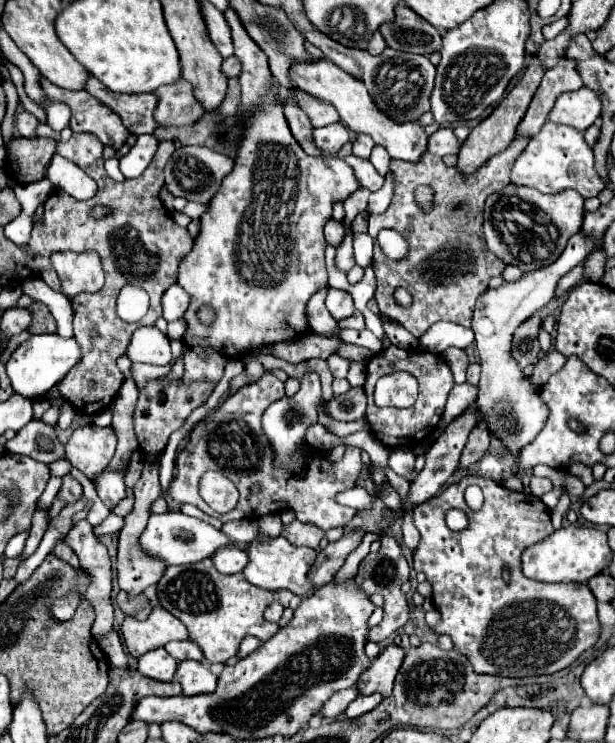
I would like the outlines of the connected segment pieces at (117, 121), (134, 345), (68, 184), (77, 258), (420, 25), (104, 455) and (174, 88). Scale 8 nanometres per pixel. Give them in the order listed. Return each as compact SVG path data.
M41 81L45 93L55 101L65 101L71 107L71 129L75 133L93 133L103 145L111 145L113 149L121 149L129 137L129 129L123 125L121 117L97 101L87 91L73 93L53 85L51 81Z
M137 327L127 345L127 357L133 363L167 365L171 363L169 339L157 327Z
M55 155L47 169L47 179L55 189L65 191L77 201L91 199L97 193L97 183L85 175L83 169L79 169L75 163L63 159L61 155Z
M57 252L51 260L67 297L83 291L95 293L103 287L103 268L97 253Z
M405 3L397 5L395 21L383 23L379 31L385 43L397 51L431 55L441 49L441 33Z
M87 425L73 431L65 451L71 465L79 469L87 479L91 479L109 465L115 453L115 445L117 437L111 427Z
M181 77L173 85L163 85L157 91L159 105L155 109L155 117L163 127L169 125L189 125L201 119L201 105L193 101L193 93L189 93L189 83Z

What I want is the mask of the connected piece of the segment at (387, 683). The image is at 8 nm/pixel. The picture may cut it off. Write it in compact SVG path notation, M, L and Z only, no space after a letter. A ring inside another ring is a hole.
M393 643L387 649L383 649L381 655L375 659L375 663L357 681L361 695L381 693L383 697L389 697L393 691L395 675L399 671L403 659L405 659L405 649L401 649Z

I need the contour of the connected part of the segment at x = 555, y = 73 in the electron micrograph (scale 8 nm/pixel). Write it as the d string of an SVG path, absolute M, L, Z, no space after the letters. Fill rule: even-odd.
M563 57L555 67L547 69L547 73L527 109L527 115L517 129L517 135L533 137L541 129L541 125L547 121L547 115L553 109L557 97L567 91L577 91L581 87L583 87L583 81L577 71L577 63Z

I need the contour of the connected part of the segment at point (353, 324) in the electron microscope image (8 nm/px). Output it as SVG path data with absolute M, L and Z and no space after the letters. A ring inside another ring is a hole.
M357 311L353 317L343 319L337 325L339 325L339 329L363 329L365 327L365 321L363 321L363 315Z

